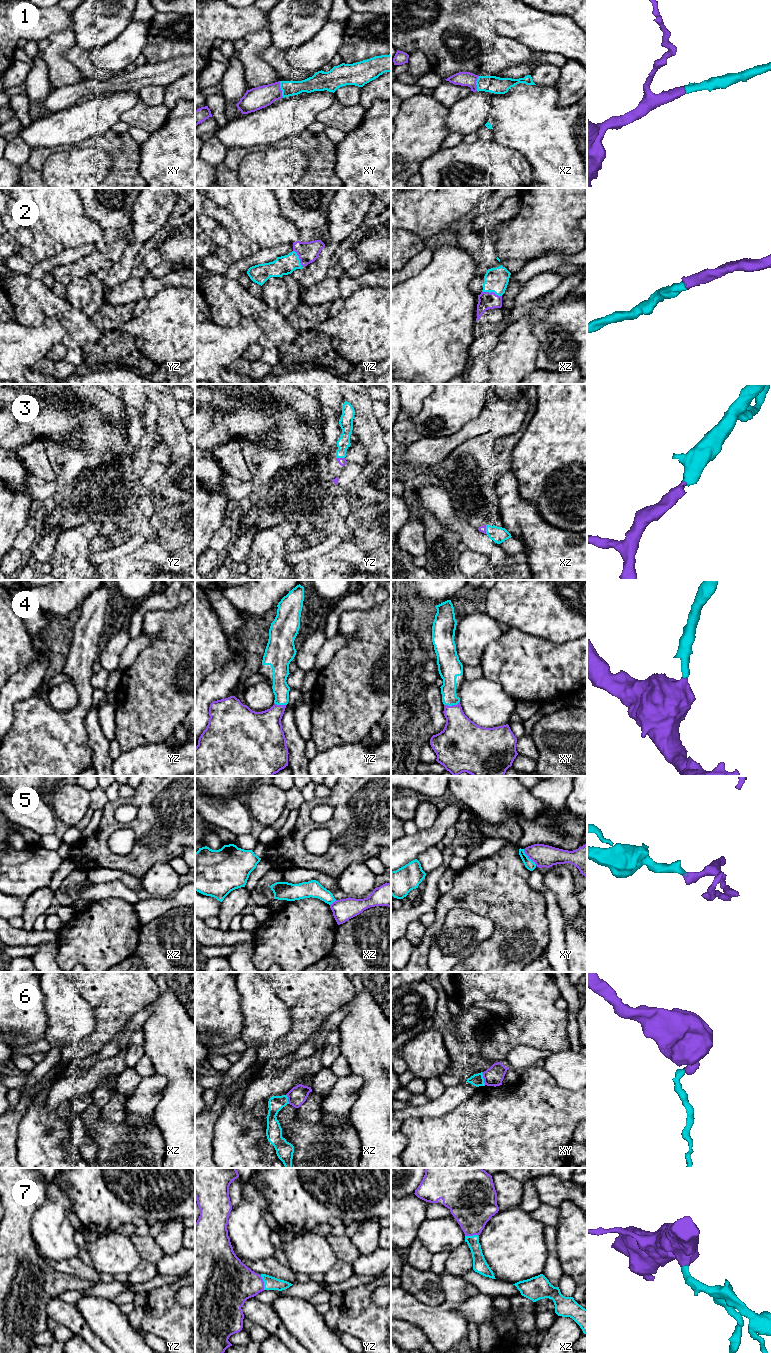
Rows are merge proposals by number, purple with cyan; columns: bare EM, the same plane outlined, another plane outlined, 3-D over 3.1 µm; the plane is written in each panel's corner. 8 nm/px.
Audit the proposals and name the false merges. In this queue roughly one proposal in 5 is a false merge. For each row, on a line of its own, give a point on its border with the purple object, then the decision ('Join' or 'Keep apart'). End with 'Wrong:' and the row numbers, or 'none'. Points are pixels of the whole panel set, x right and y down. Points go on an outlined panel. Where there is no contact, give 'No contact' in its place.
1: Touches purple at xy (280, 89). Join
2: Touches purple at xz (492, 292). Join
3: Touches purple at yz (341, 458). Join
4: Touches purple at xy (452, 705). Join
5: Touches purple at xy (528, 857). Keep apart
6: Touches purple at xy (484, 1078). Keep apart
7: Touches purple at yz (263, 1282). Join
Wrong: 5, 6

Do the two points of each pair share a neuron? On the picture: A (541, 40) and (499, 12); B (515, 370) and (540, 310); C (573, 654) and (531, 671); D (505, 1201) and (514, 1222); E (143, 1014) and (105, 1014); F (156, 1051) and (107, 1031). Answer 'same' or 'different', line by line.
A: same
B: same
C: same
D: different
E: different
F: different

